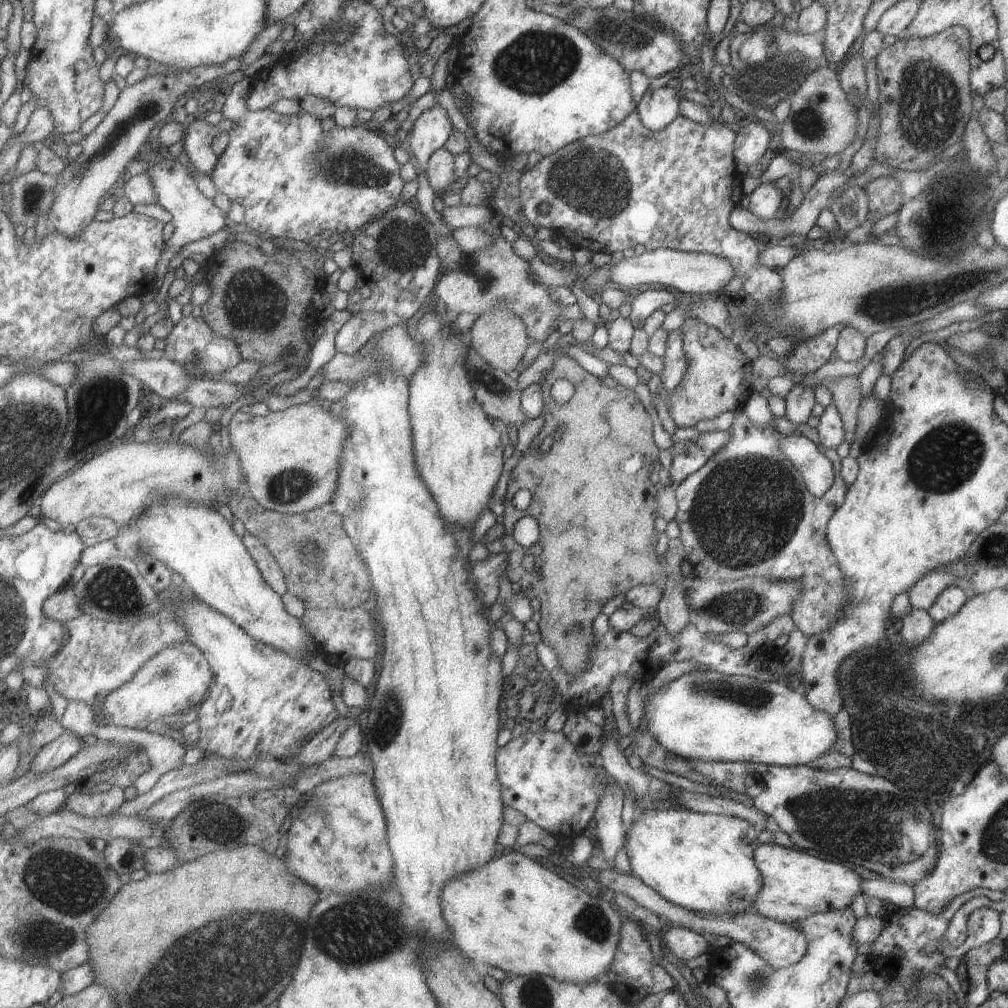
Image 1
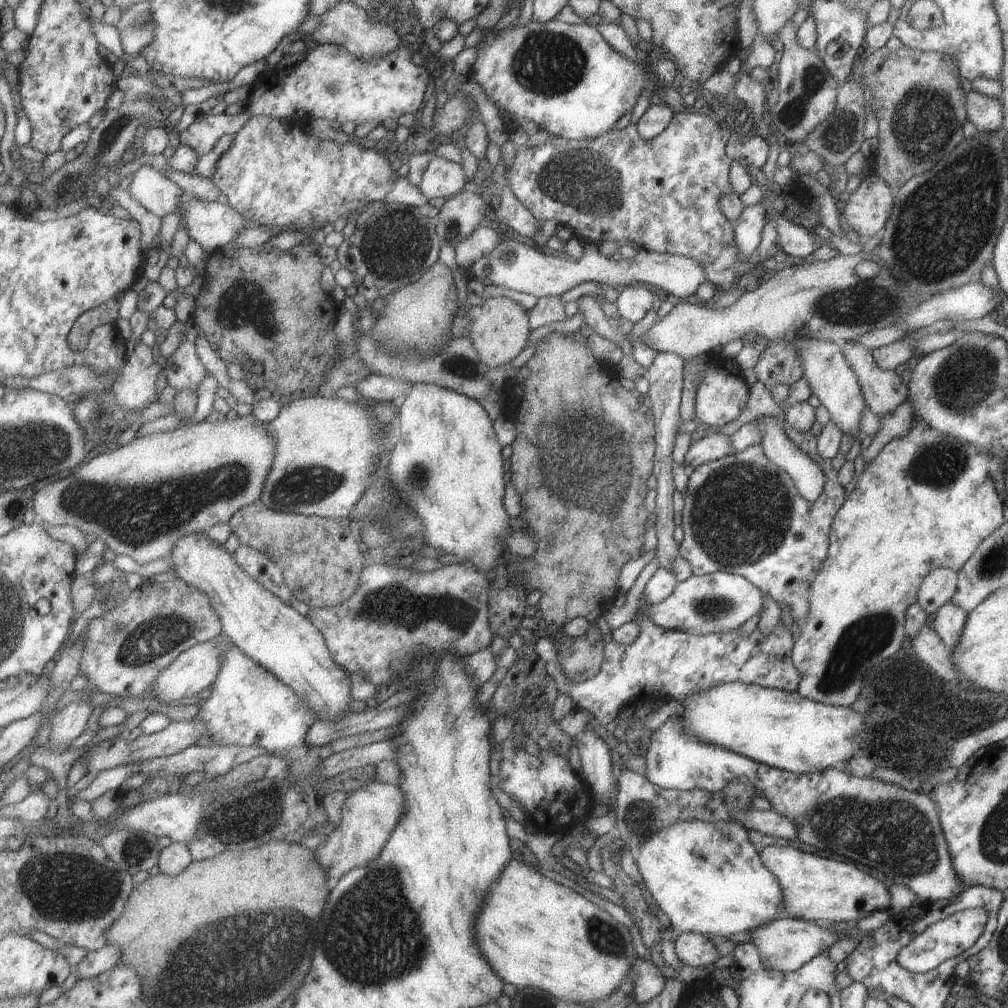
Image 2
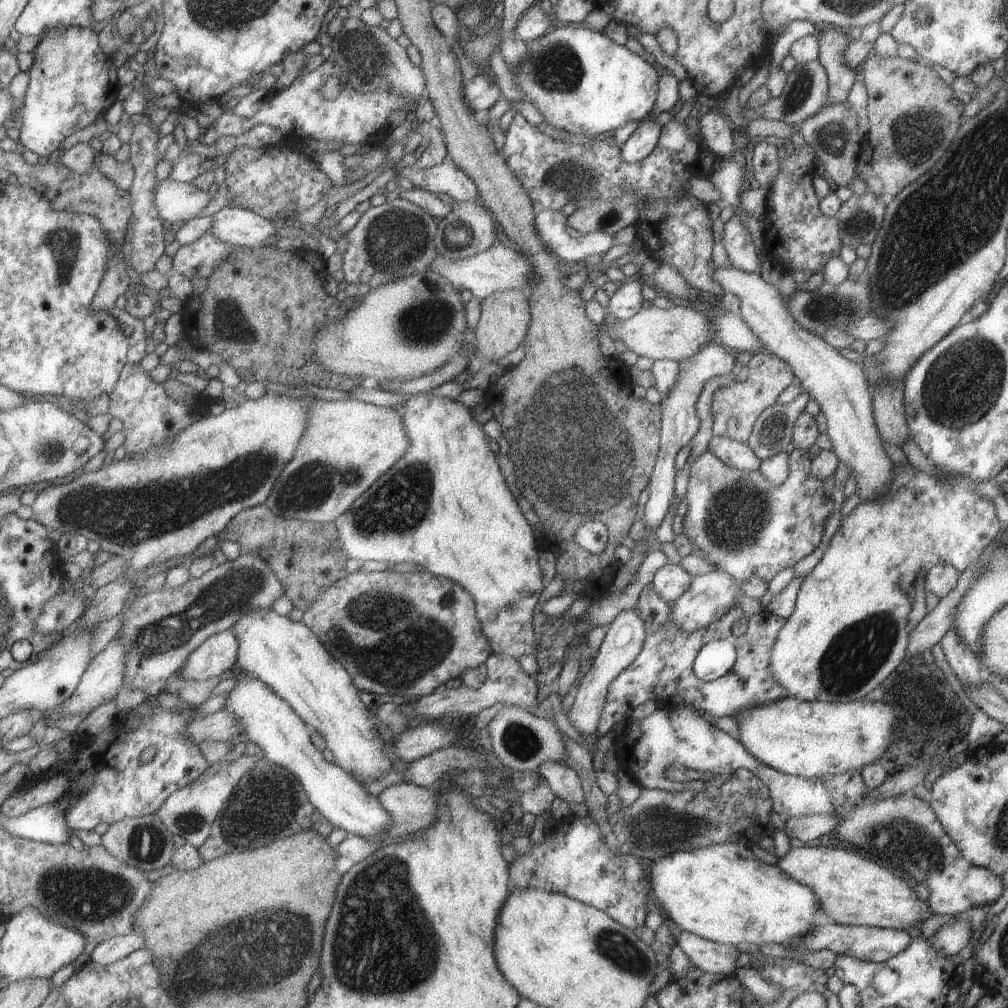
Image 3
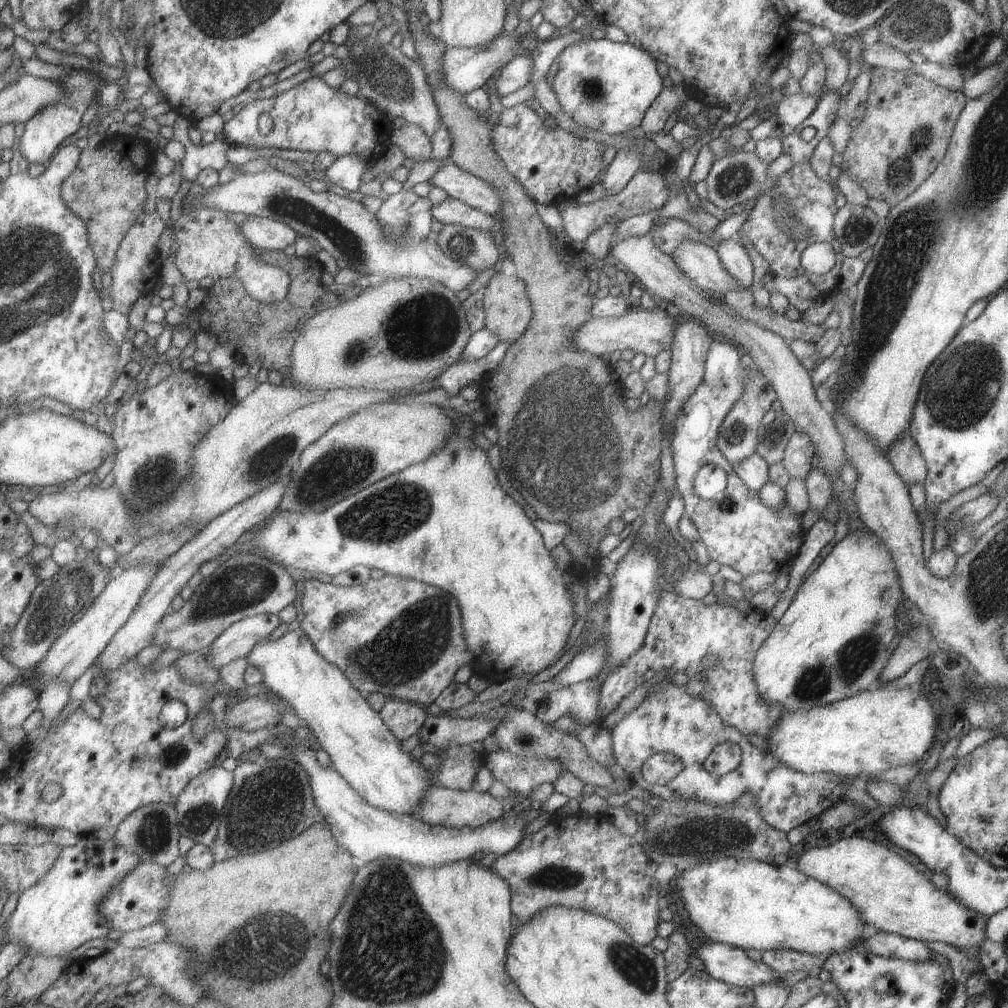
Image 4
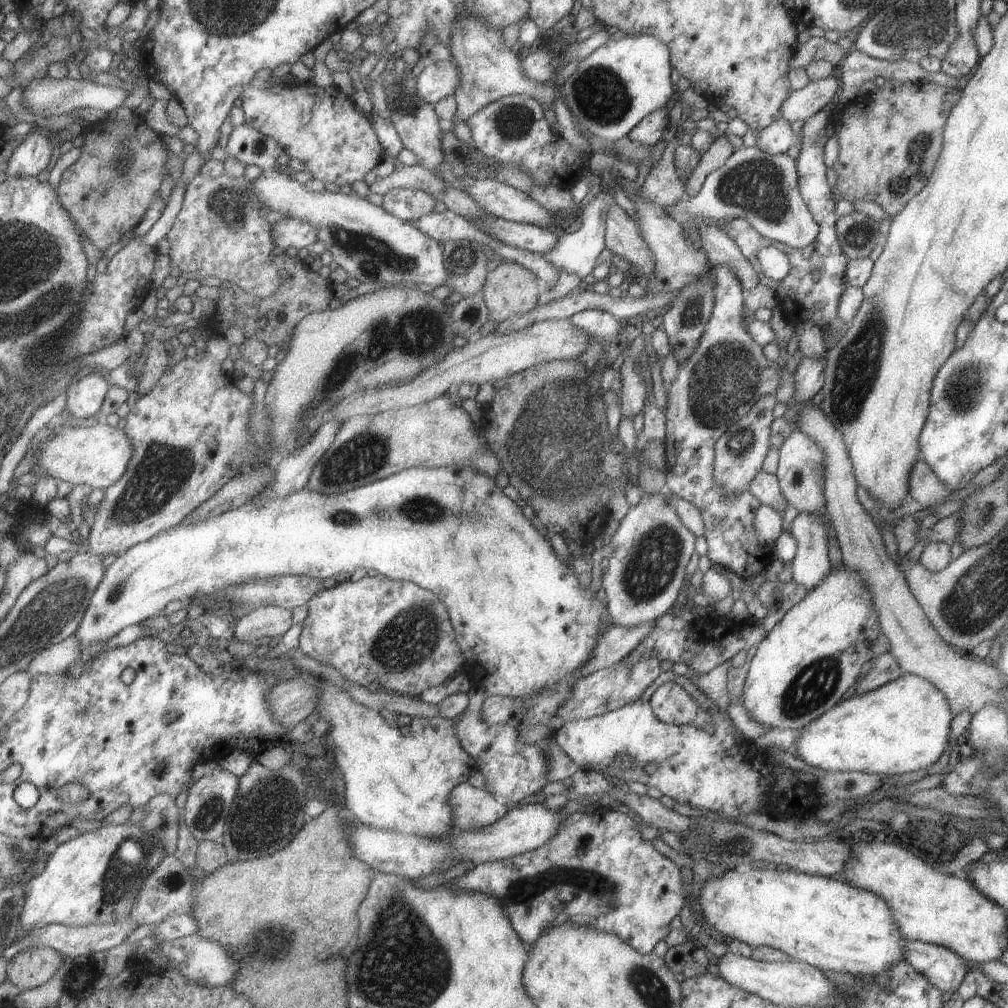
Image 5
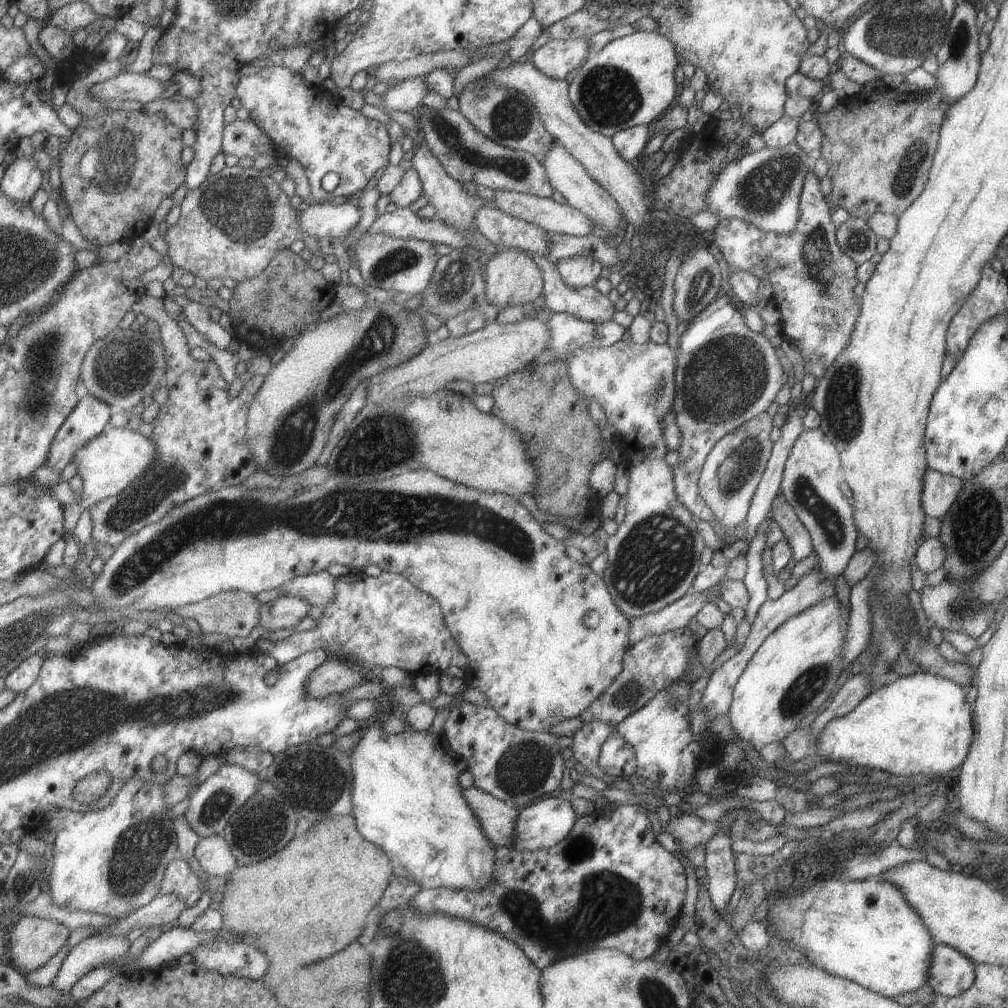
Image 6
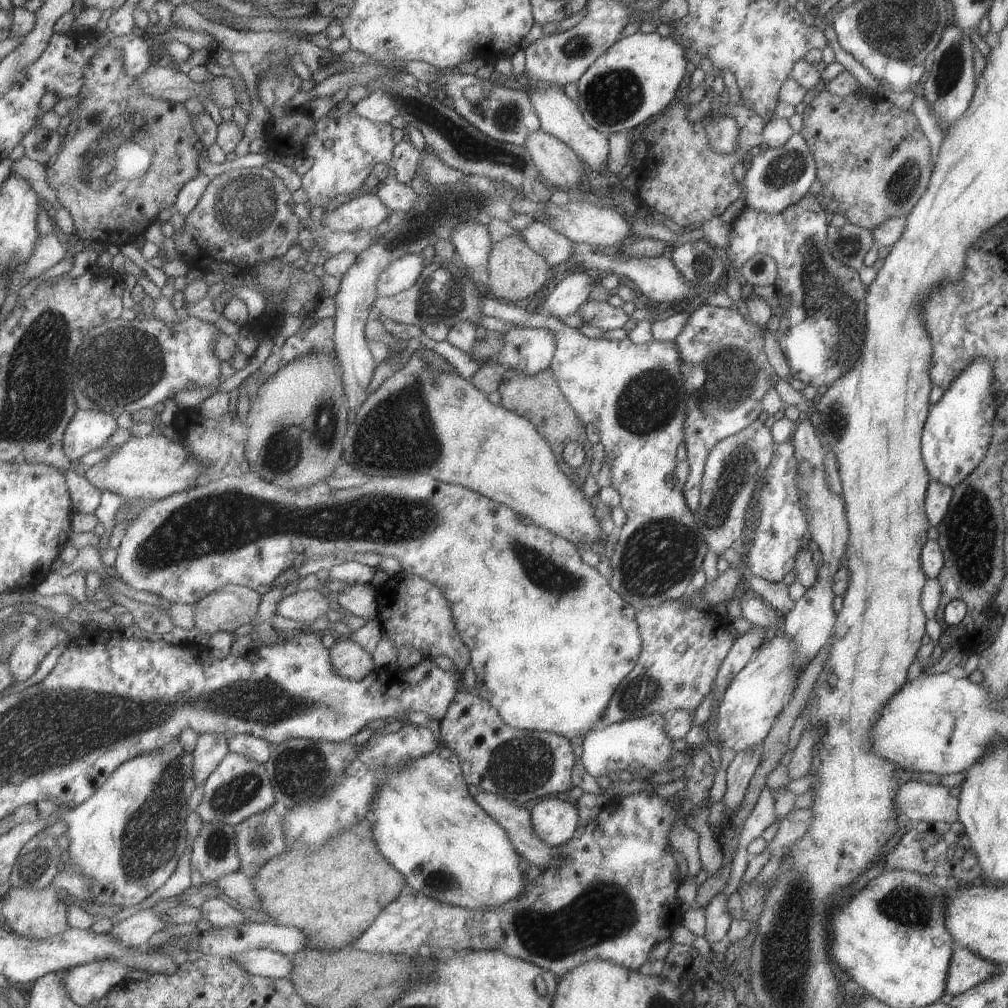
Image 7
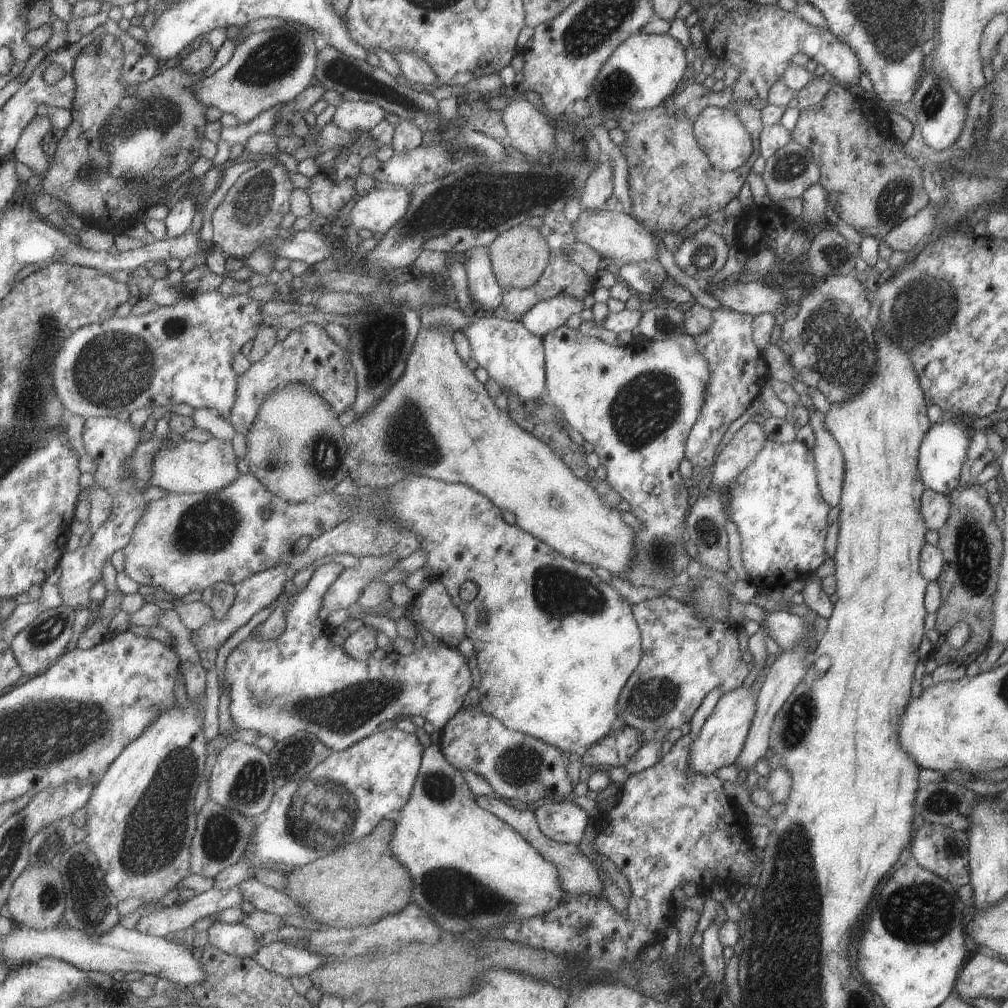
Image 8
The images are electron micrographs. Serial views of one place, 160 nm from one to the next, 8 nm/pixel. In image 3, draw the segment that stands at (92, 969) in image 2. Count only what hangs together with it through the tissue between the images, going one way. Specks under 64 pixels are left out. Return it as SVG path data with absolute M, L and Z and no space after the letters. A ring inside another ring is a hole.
M136 932L100 942L92 952L90 960L102 966L110 966L120 959L134 954L145 947L145 936Z

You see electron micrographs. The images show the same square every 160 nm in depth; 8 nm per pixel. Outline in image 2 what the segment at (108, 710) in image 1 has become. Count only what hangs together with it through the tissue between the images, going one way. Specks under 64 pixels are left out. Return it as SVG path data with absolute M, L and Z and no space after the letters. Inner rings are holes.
M210 639L189 648L188 651L181 652L181 655L173 660L173 664L161 672L161 676L157 676L150 690L153 690L155 696L159 696L162 702L177 702L179 698L193 696L203 688L208 691L211 682L214 682L213 678L216 678L221 670L221 650L223 650L223 644Z

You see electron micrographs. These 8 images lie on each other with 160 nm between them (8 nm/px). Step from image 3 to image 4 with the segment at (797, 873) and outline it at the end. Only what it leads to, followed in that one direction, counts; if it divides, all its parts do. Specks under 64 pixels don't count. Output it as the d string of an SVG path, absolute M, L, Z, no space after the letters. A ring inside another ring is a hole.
M846 837L825 847L813 847L807 851L801 851L796 860L796 869L838 892L849 904L853 905L861 922L875 927L877 931L898 934L903 938L915 939L922 943L943 942L943 944L964 951L976 944L979 946L985 938L984 917L961 906L961 903L949 896L945 889L936 889L906 860L877 842L860 837Z

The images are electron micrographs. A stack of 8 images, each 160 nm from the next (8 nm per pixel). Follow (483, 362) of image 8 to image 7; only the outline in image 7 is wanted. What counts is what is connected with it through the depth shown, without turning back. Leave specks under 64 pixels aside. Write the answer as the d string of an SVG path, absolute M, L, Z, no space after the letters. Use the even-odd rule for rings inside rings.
M537 327L511 328L502 334L501 350L490 362L506 364L508 369L535 374L550 366L554 355L552 330Z

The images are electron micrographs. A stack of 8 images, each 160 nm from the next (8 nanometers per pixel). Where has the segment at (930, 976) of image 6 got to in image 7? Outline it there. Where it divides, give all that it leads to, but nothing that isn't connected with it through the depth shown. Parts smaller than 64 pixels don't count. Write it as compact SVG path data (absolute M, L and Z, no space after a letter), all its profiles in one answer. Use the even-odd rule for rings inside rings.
M968 948L952 950L946 970L945 990L948 995L958 995L983 982L994 969L994 964L973 954Z

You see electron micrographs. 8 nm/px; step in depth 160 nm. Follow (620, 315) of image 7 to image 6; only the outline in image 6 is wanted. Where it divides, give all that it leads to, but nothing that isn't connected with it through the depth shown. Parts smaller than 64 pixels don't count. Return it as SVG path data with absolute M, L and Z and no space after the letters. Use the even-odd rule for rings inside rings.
M529 252L527 254L541 271L541 299L552 313L569 313L596 323L612 319L614 304L607 295L593 287L568 287L561 280L556 264L549 258Z

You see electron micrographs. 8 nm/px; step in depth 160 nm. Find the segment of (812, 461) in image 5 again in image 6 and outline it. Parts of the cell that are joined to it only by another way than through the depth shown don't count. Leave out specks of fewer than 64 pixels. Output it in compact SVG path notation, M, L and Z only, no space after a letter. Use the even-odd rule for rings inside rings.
M819 428L801 432L787 455L778 490L809 533L821 572L832 581L834 576L842 574L856 551L858 530L852 516L854 508L839 491L839 483L843 480L837 449L830 444L824 432Z

